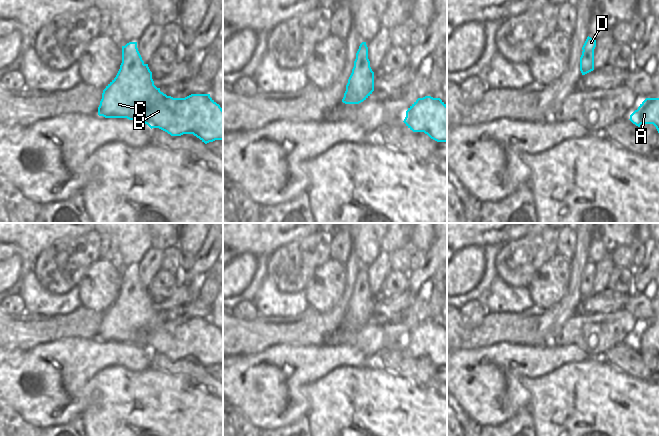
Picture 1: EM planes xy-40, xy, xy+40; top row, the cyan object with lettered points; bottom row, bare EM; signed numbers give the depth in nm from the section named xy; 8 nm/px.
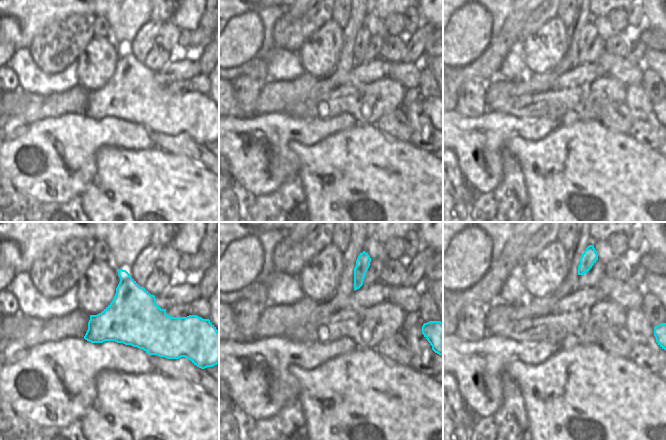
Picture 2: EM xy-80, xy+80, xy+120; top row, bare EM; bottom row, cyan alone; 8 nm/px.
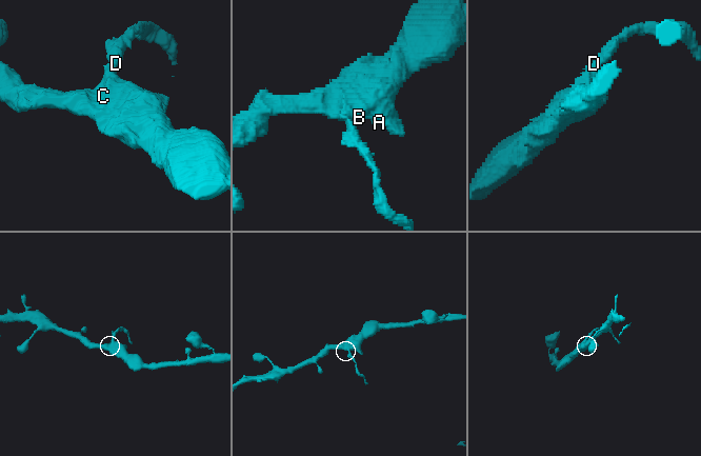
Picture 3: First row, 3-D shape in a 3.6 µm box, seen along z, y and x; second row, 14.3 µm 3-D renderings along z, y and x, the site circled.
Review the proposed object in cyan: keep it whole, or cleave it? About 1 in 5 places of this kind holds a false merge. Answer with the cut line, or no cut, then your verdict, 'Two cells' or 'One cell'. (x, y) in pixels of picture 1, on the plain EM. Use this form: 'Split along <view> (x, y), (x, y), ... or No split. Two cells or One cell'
Split along xy (359, 272), (365, 276), (365, 286), (369, 288). Two cells

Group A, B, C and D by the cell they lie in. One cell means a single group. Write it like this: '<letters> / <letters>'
A B C / D

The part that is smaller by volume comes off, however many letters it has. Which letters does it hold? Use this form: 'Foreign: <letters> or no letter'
Foreign: D

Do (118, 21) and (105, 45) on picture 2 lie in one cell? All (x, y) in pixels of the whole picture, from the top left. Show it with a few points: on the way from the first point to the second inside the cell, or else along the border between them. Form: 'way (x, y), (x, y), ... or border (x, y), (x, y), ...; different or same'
border (111, 39), (116, 45); different

